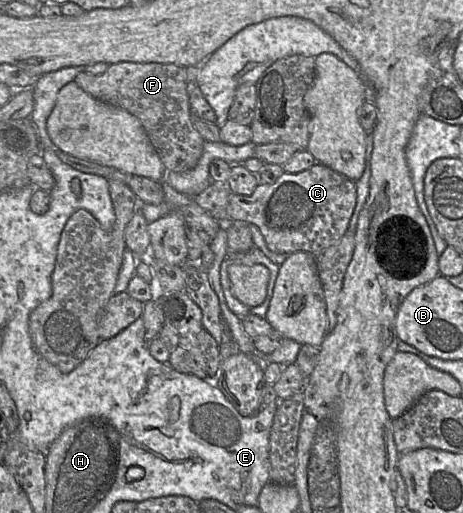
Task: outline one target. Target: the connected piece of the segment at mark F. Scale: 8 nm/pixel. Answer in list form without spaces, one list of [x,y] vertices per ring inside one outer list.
[[[121,62],[109,66],[101,75],[82,72],[76,82],[100,101],[120,107],[142,123],[167,172],[194,168],[203,152],[204,139],[191,120],[186,68],[176,64]]]

